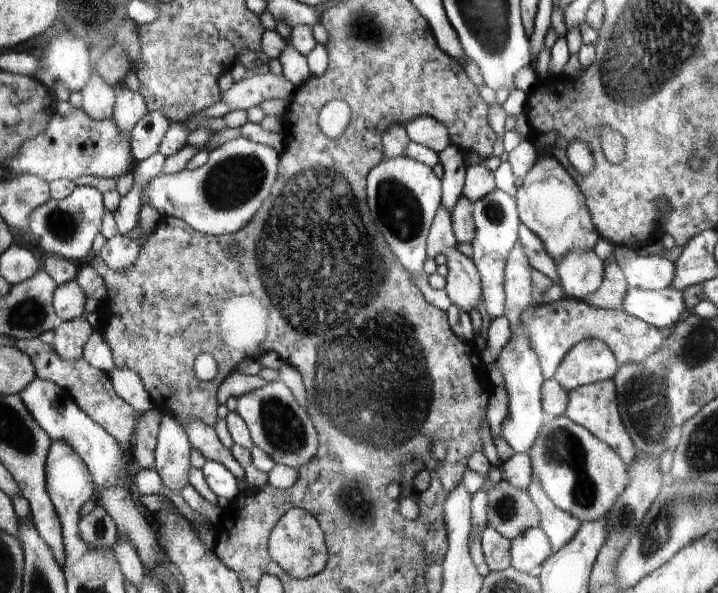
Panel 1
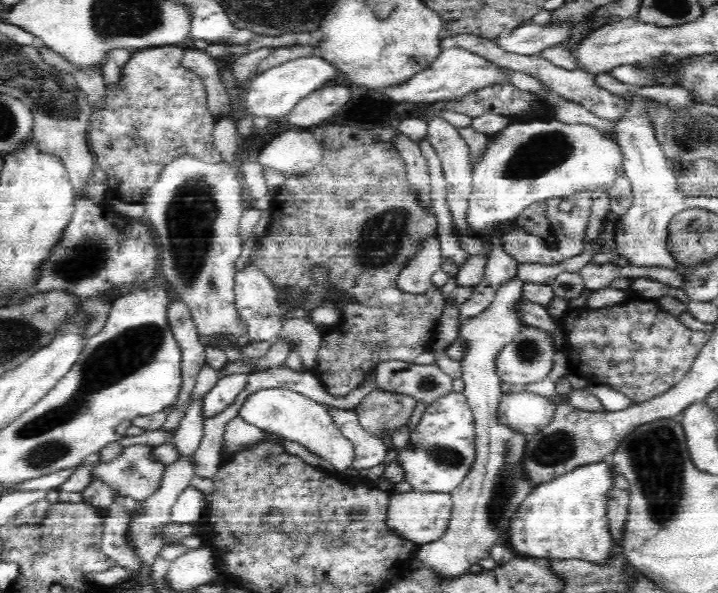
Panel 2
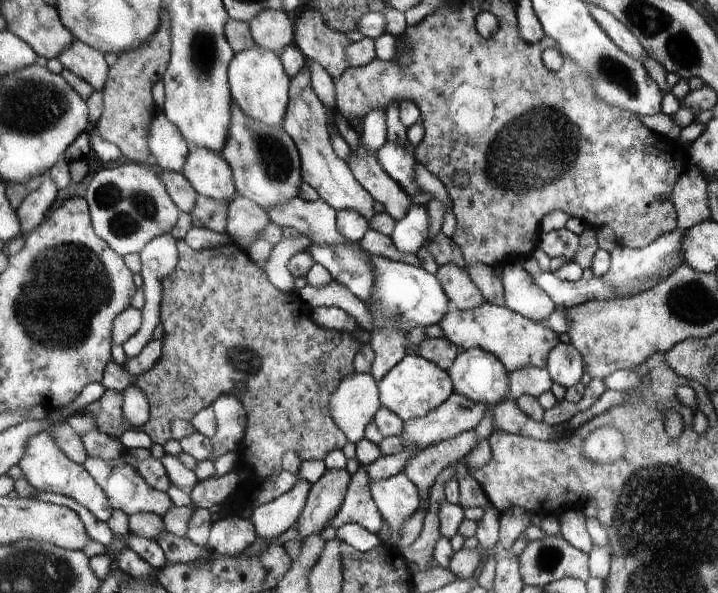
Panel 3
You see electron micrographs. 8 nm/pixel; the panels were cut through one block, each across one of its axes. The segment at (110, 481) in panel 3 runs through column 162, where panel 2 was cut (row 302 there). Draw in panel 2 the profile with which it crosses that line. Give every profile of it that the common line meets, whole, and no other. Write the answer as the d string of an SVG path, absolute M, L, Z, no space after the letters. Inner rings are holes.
M518 278L506 282L496 293L494 300L482 312L475 313L472 316L464 316L458 322L456 340L458 340L459 350L462 351L459 362L461 364L461 377L465 382L463 391L471 406L475 420L476 457L466 479L451 493L453 506L451 520L446 533L434 542L419 545L414 556L418 561L423 561L425 566L439 570L439 572L443 572L447 576L458 576L468 572L468 568L474 562L478 562L480 558L489 555L488 550L492 546L502 543L503 538L501 537L507 532L508 521L515 514L515 510L519 508L518 504L524 501L527 494L534 488L527 484L526 480L522 480L519 471L519 462L523 460L526 436L498 423L496 417L494 417L496 406L498 406L498 398L500 398L500 384L503 382L496 372L496 359L502 349L526 328L526 325L523 324L513 309L516 306L516 302L522 297L523 285L523 280Z

